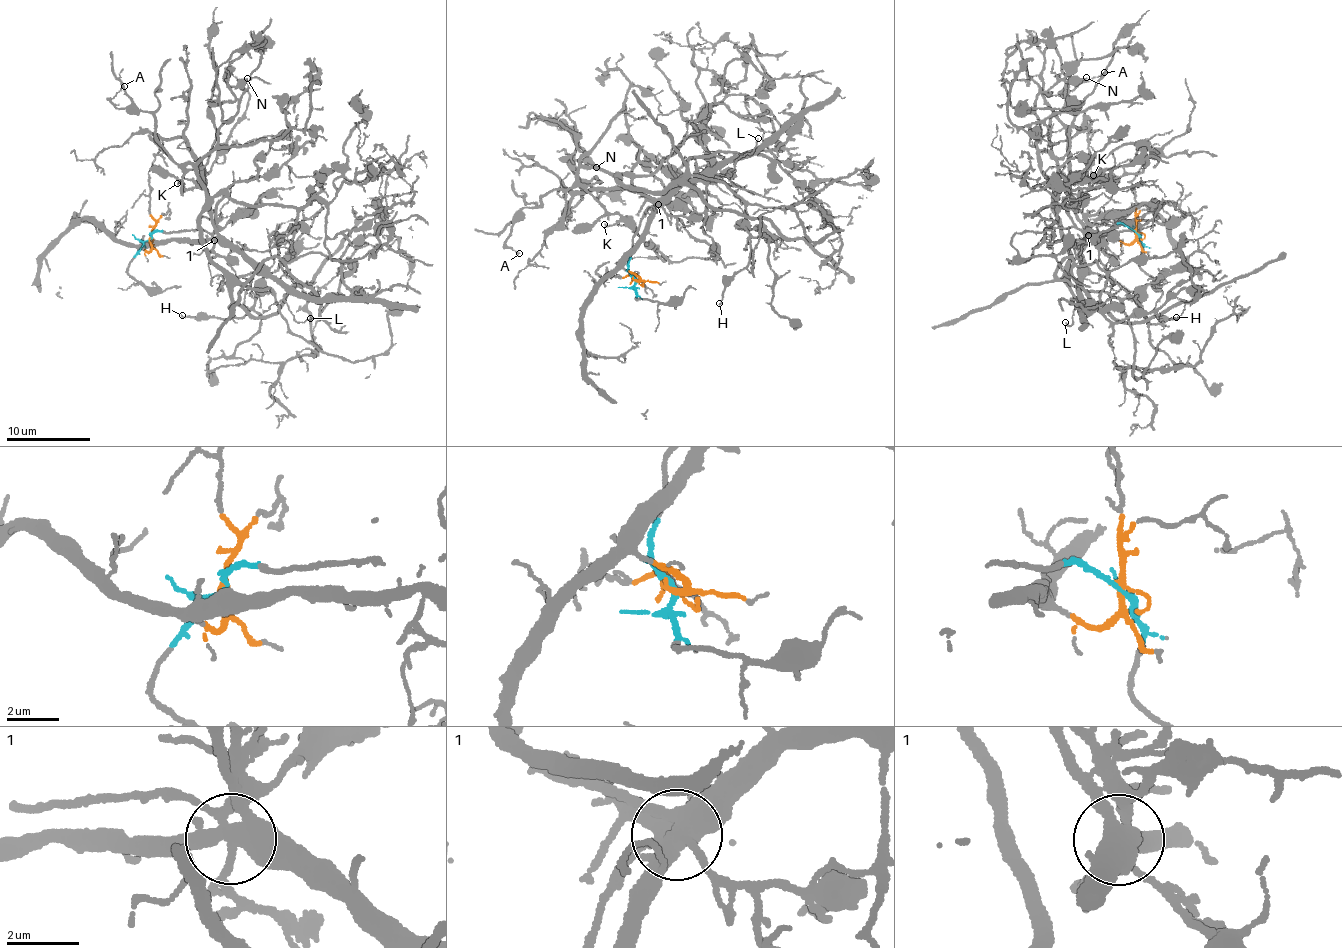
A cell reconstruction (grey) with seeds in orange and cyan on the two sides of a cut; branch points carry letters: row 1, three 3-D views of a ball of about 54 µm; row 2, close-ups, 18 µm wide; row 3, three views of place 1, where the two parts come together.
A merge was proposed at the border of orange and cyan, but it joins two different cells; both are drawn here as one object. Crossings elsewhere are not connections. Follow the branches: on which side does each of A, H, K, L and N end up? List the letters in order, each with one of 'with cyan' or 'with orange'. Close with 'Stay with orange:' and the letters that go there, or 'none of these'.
A: with cyan
H: with cyan
K: with cyan
L: with orange
N: with cyan
Stay with orange: L

